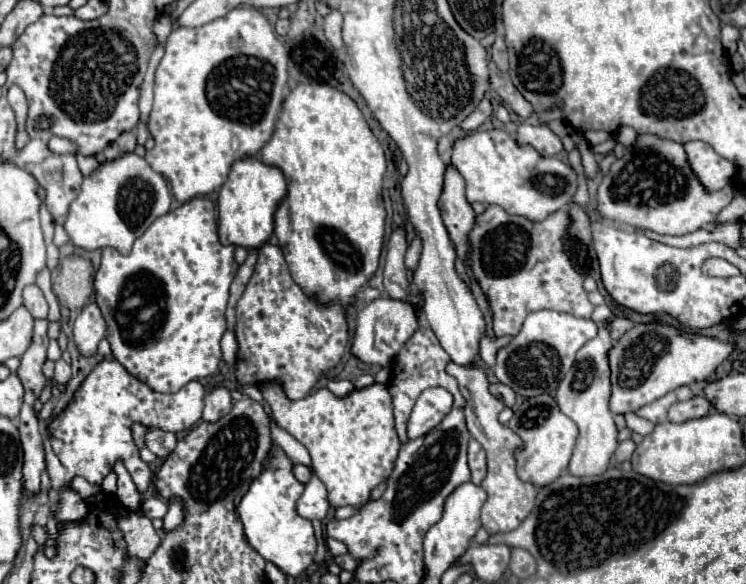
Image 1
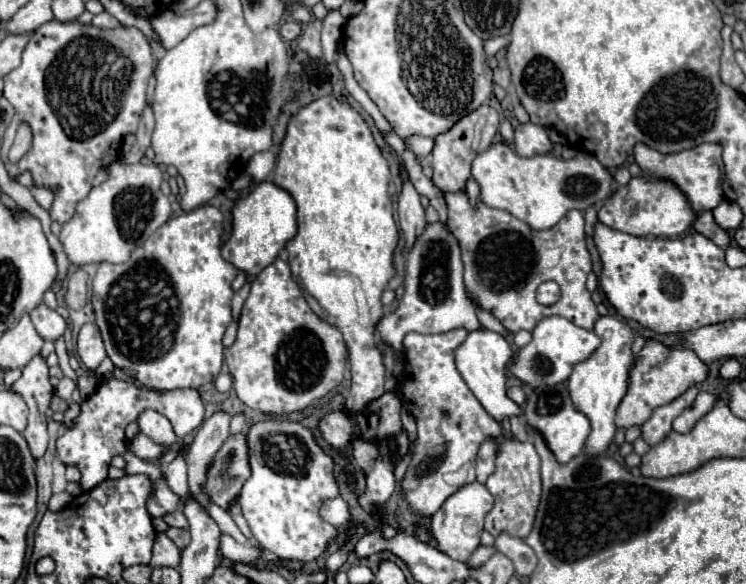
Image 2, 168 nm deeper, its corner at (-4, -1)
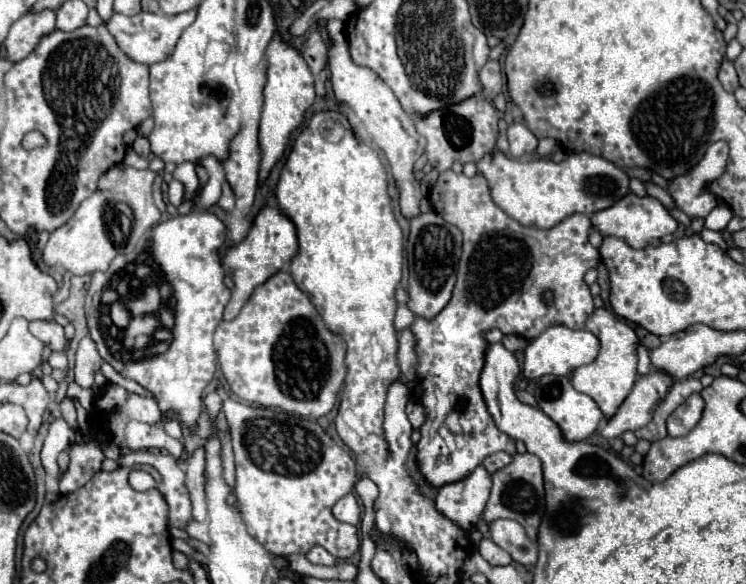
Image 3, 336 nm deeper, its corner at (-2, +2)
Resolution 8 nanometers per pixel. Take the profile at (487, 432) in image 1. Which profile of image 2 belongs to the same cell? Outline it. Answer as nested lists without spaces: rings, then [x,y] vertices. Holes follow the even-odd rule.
[[[502,419],[500,421],[502,435],[490,439],[492,443],[498,445],[496,453],[496,471],[488,477],[486,487],[494,495],[494,507],[484,519],[484,529],[498,537],[500,533],[508,531],[512,537],[526,537],[532,529],[534,515],[540,503],[540,455],[536,453],[536,447],[532,441],[520,443],[512,431],[510,431],[510,421]]]

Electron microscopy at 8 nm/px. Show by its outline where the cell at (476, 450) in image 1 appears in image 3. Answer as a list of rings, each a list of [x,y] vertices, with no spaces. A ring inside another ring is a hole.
[[[496,452],[496,454],[488,456],[482,464],[484,464],[484,468],[492,474],[492,472],[496,472],[496,470],[504,468],[506,464],[510,464],[510,460],[512,460],[512,456],[510,456],[510,454],[506,454],[506,452]]]

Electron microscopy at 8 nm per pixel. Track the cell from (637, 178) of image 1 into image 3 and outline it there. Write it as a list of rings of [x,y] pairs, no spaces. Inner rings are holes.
[[[628,194],[622,200],[618,200],[614,206],[592,214],[592,226],[602,236],[614,236],[624,240],[630,248],[644,248],[648,242],[658,240],[666,234],[674,234],[678,228],[678,222],[668,214],[668,210],[656,200],[656,198],[638,198],[636,194]]]

